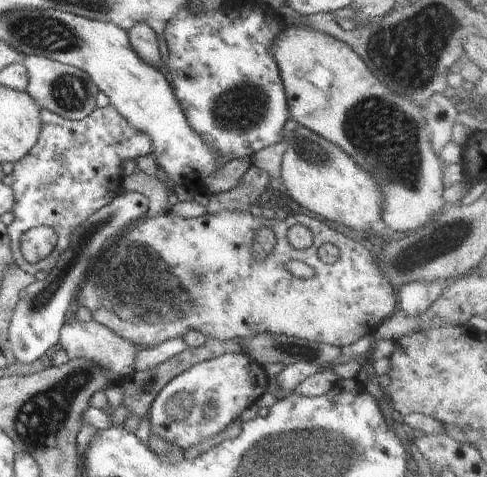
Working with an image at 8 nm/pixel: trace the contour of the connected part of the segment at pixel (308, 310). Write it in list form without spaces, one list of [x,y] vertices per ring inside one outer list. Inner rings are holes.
[[[223,210],[217,213],[202,214],[198,217],[185,218],[170,213],[162,213],[153,217],[144,217],[140,219],[130,230],[125,234],[122,234],[120,238],[113,242],[110,242],[103,251],[100,251],[96,255],[96,259],[90,267],[86,269],[85,279],[81,282],[79,289],[77,290],[75,300],[73,302],[74,307],[84,307],[90,311],[92,318],[98,324],[105,326],[108,330],[111,330],[114,334],[121,336],[123,339],[129,340],[132,344],[135,344],[139,348],[153,348],[158,346],[164,340],[169,338],[176,338],[183,336],[189,330],[195,330],[201,332],[208,339],[225,340],[231,339],[238,341],[239,339],[248,339],[254,337],[260,333],[274,333],[275,335],[286,335],[296,337],[299,339],[307,339],[308,341],[317,343],[326,343],[332,346],[342,347],[344,345],[352,344],[358,339],[362,338],[365,334],[374,332],[379,324],[387,319],[397,308],[397,293],[393,286],[388,282],[387,278],[384,278],[376,264],[374,264],[372,253],[369,250],[369,245],[365,245],[359,238],[348,234],[333,227],[330,223],[324,220],[317,220],[307,216],[306,214],[289,213],[283,217],[276,216],[273,219],[266,219],[263,216],[250,214],[250,211],[229,211]],[[296,224],[302,224],[306,226],[312,233],[312,244],[308,248],[296,249],[290,243],[288,243],[286,233],[289,228],[296,226]],[[258,228],[271,228],[272,232],[276,235],[276,243],[272,248],[272,251],[267,254],[262,260],[255,260],[252,258],[251,244],[254,236],[257,236],[256,230]],[[326,242],[331,242],[334,246],[338,247],[339,258],[332,264],[324,263],[320,257],[318,257],[318,248]],[[290,260],[300,260],[311,266],[315,270],[315,276],[309,279],[298,278],[293,276],[287,269],[285,264]]]

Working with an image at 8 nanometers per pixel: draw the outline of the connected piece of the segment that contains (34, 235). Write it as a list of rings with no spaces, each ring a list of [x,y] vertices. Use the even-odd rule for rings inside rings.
[[[44,225],[27,230],[21,236],[20,250],[23,257],[34,264],[51,254],[57,244],[57,234]]]

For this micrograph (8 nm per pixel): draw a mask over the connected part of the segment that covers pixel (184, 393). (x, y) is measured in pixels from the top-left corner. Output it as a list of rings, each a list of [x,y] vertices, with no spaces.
[[[240,353],[220,355],[186,369],[156,395],[151,404],[151,434],[179,446],[192,448],[222,432],[235,418],[268,390],[269,376],[263,365]]]

